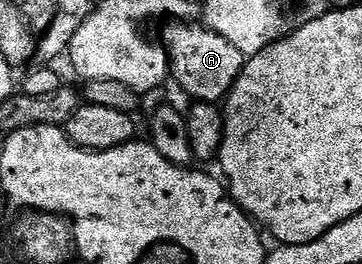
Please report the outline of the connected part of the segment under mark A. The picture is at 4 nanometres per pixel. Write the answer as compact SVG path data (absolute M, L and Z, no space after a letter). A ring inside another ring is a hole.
M169 21L164 27L165 32L159 39L169 59L172 82L177 82L190 95L190 100L220 104L241 76L247 56L239 53L227 37L219 37L219 33L200 22Z

